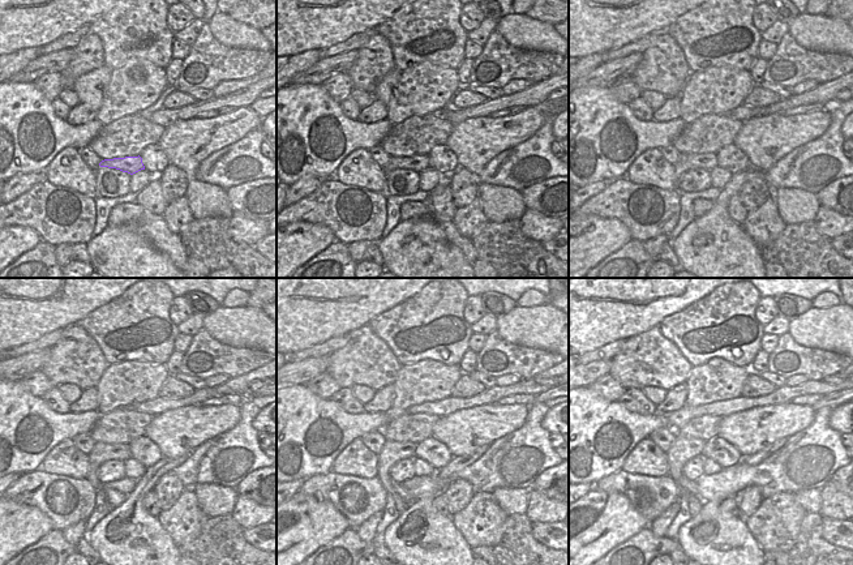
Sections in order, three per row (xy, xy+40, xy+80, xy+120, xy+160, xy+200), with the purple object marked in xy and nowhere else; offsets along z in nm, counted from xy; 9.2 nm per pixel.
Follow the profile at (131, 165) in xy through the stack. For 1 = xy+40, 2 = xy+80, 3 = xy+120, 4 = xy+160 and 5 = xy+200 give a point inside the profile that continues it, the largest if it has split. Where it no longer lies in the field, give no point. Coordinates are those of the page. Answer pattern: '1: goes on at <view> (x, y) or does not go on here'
1: goes on at xy+40 (419, 163)
2: goes on at xy+80 (685, 162)
3: goes on at xy+120 (101, 453)
4: goes on at xy+160 (393, 452)
5: goes on at xy+200 (684, 449)

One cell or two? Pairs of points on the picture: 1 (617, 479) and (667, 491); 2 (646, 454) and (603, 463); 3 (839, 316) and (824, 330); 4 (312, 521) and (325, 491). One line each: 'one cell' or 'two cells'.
1: one cell
2: two cells
3: one cell
4: two cells

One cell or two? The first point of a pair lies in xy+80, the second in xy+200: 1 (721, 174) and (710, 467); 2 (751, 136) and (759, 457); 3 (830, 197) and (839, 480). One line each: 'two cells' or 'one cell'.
1: one cell
2: two cells
3: one cell

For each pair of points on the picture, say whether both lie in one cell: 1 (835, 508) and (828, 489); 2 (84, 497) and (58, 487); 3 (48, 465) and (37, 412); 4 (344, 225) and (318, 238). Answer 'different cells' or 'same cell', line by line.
1: same cell
2: same cell
3: different cells
4: different cells

